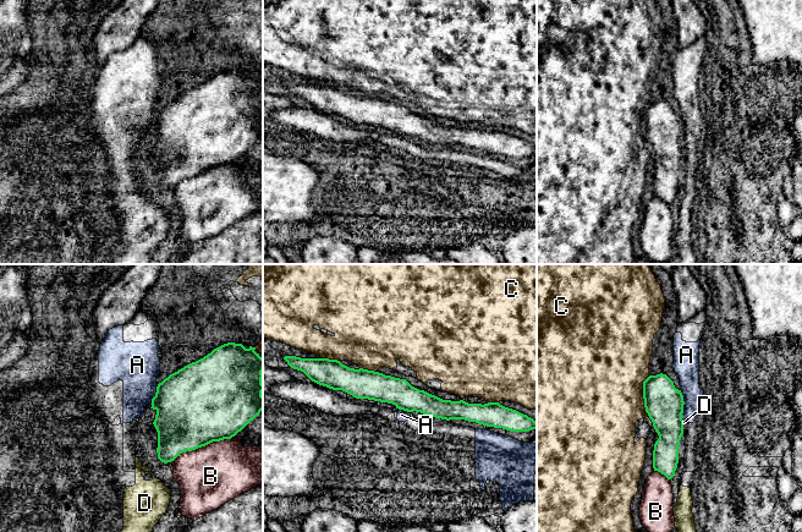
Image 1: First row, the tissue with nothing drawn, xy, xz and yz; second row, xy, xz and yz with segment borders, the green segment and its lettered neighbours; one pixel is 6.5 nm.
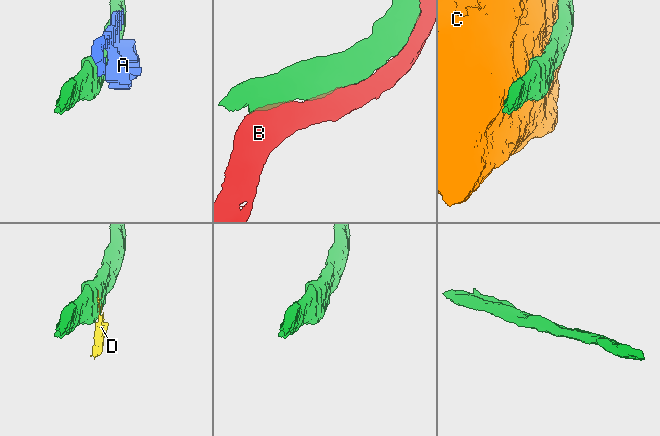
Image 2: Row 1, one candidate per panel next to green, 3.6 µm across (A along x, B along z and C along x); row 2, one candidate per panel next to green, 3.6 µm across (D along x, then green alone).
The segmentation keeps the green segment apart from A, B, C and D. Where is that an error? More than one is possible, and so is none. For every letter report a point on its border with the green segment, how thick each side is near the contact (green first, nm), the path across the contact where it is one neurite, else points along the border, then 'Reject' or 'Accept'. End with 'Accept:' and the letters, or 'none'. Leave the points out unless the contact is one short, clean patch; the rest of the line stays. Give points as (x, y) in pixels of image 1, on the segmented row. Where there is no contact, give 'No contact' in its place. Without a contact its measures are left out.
A: Touches green at yz (682, 406). Thickness 260 nm (green) against 160 nm. Reject
B: Touches green at xy (201, 447). Thickness 480 nm (green) against 400 nm. Reject
C: Touches green at yz (643, 396). Thickness 260 nm (green) against 500 nm. Reject
D: Touches green at yz (682, 424). Thickness 260 nm (green) against 20 nm. Boundary: yz (682, 422), (684, 426). Reject
Accept: none

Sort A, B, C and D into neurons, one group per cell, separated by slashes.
A D / B / C

